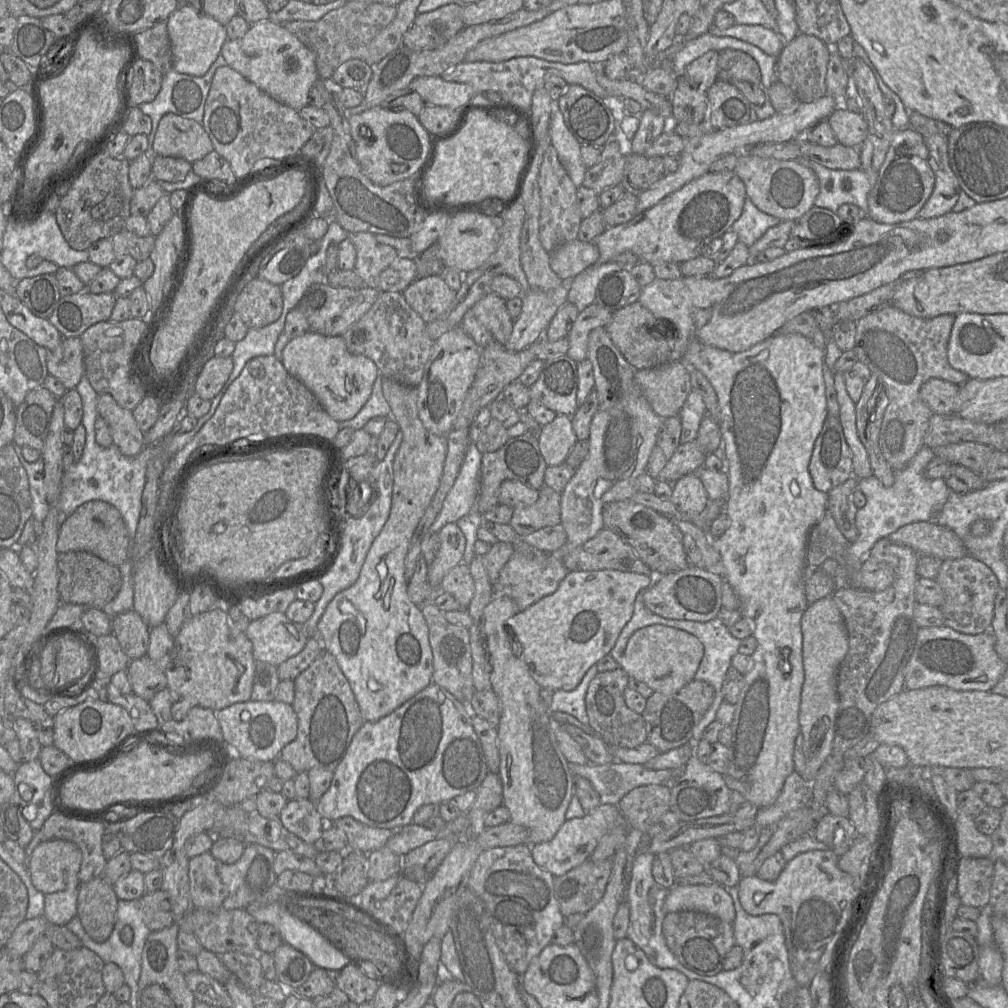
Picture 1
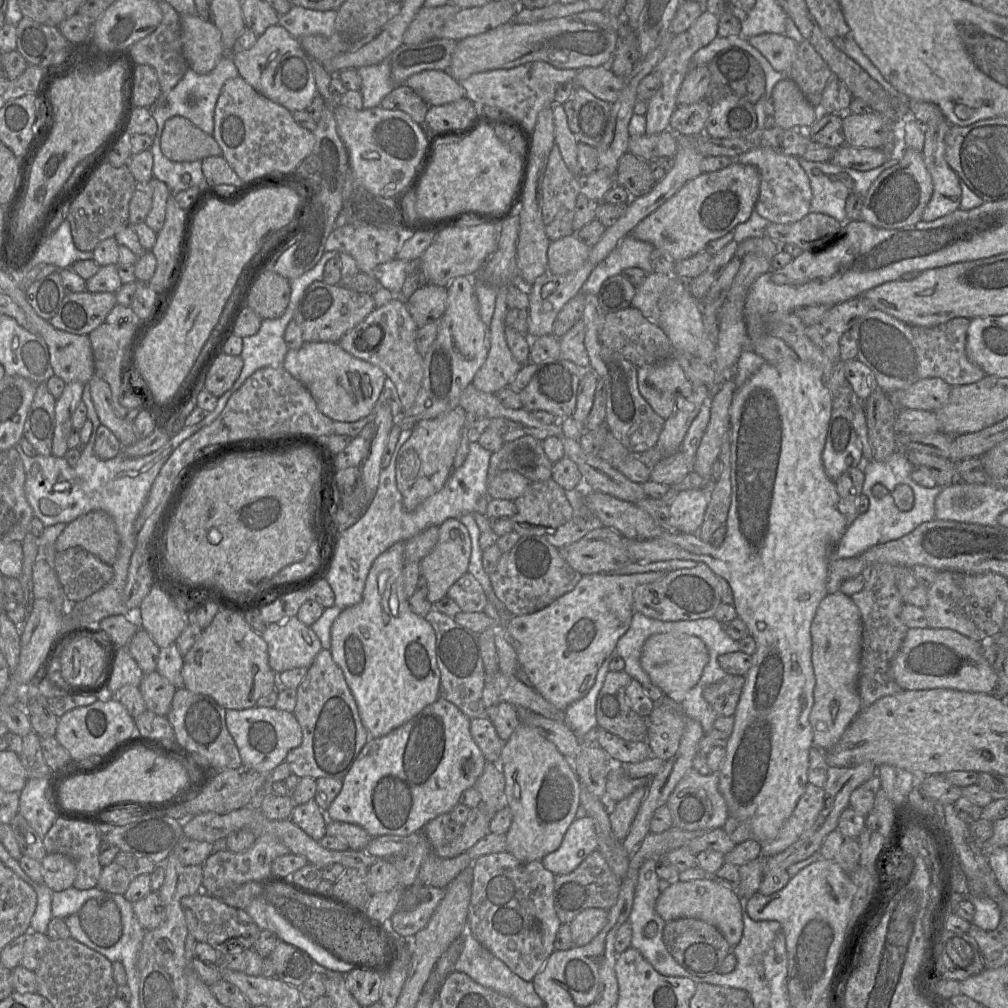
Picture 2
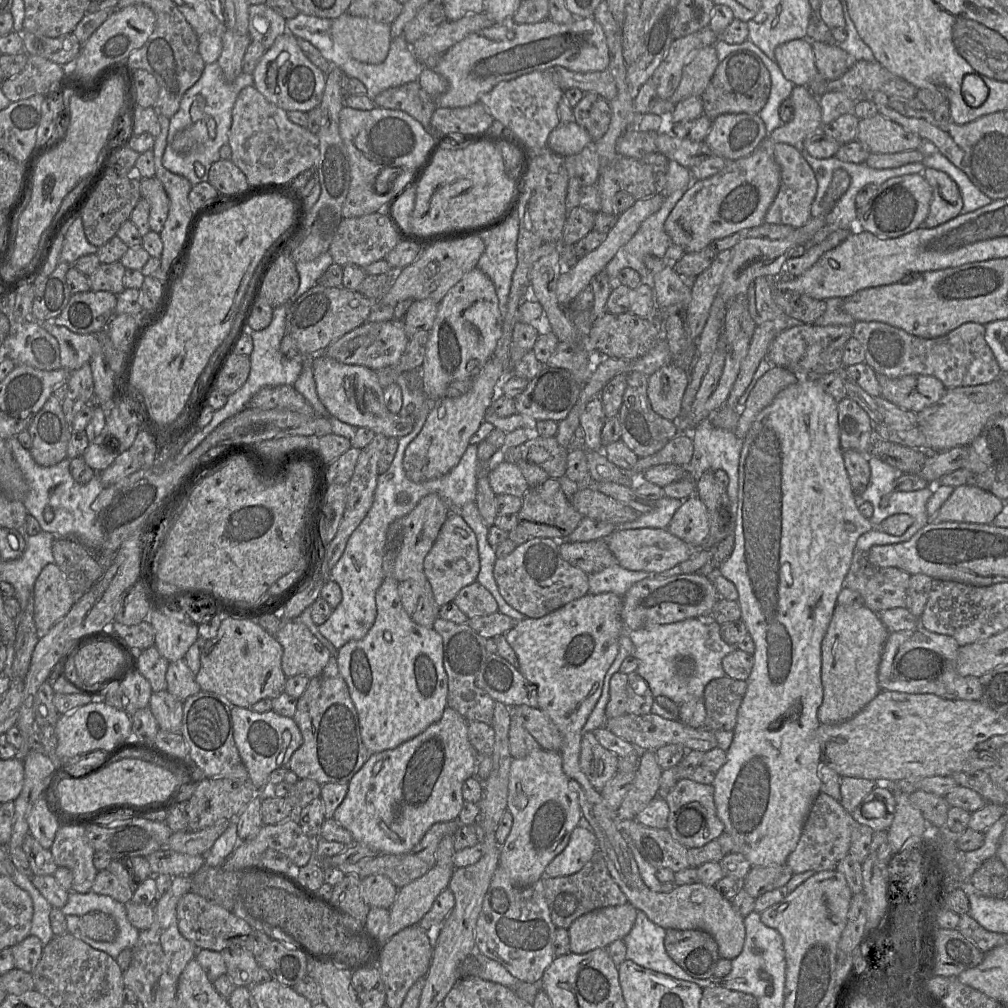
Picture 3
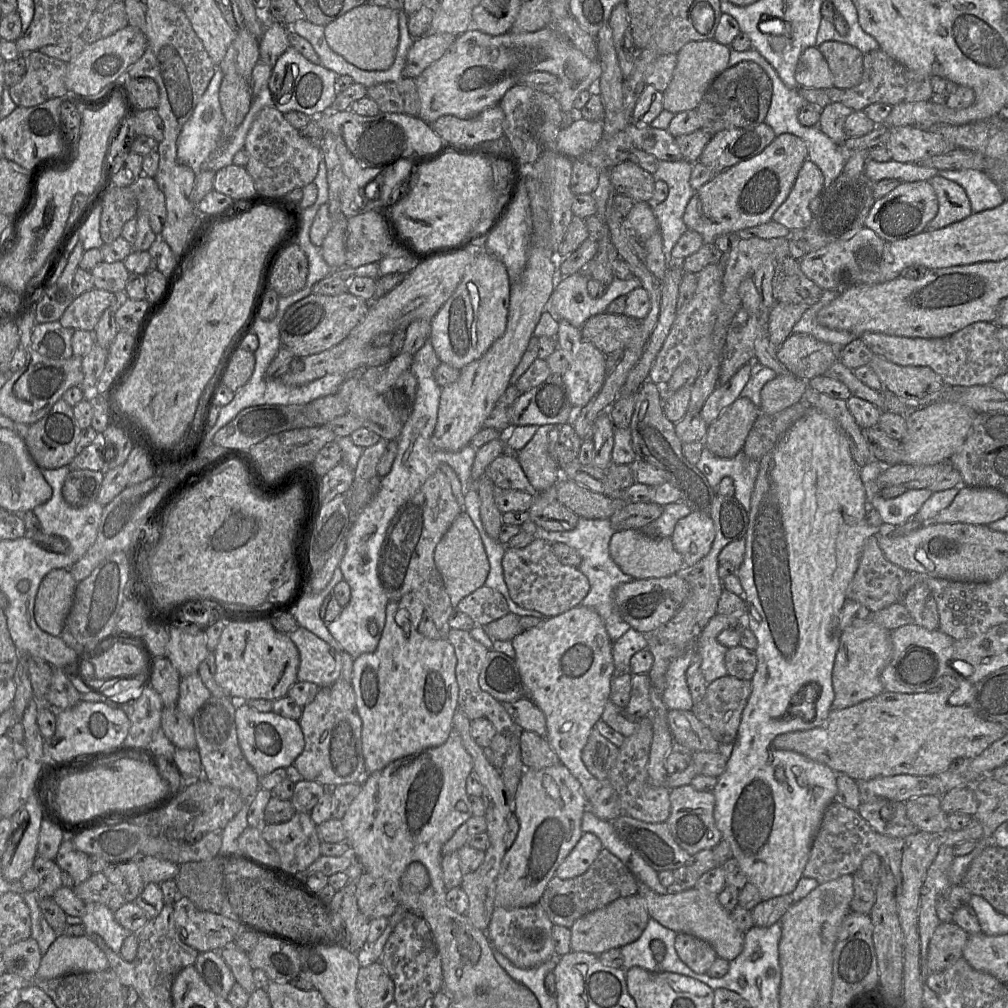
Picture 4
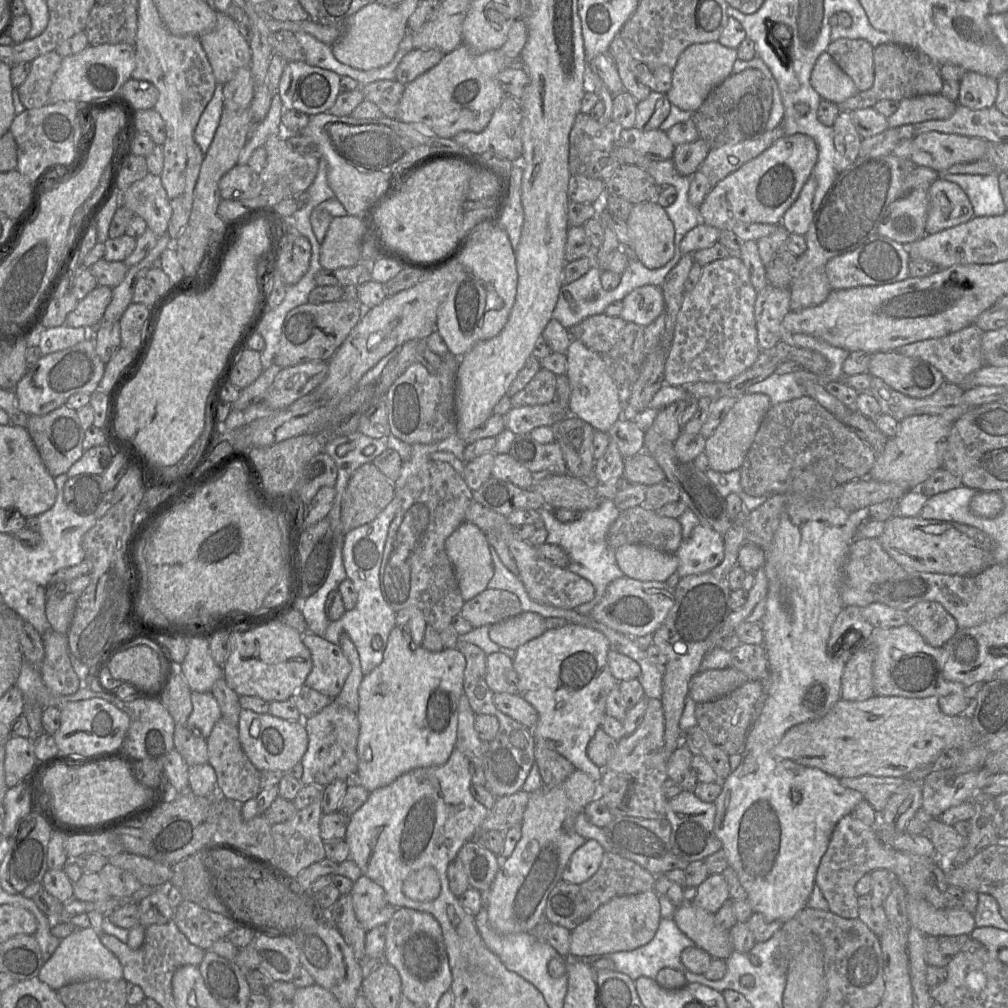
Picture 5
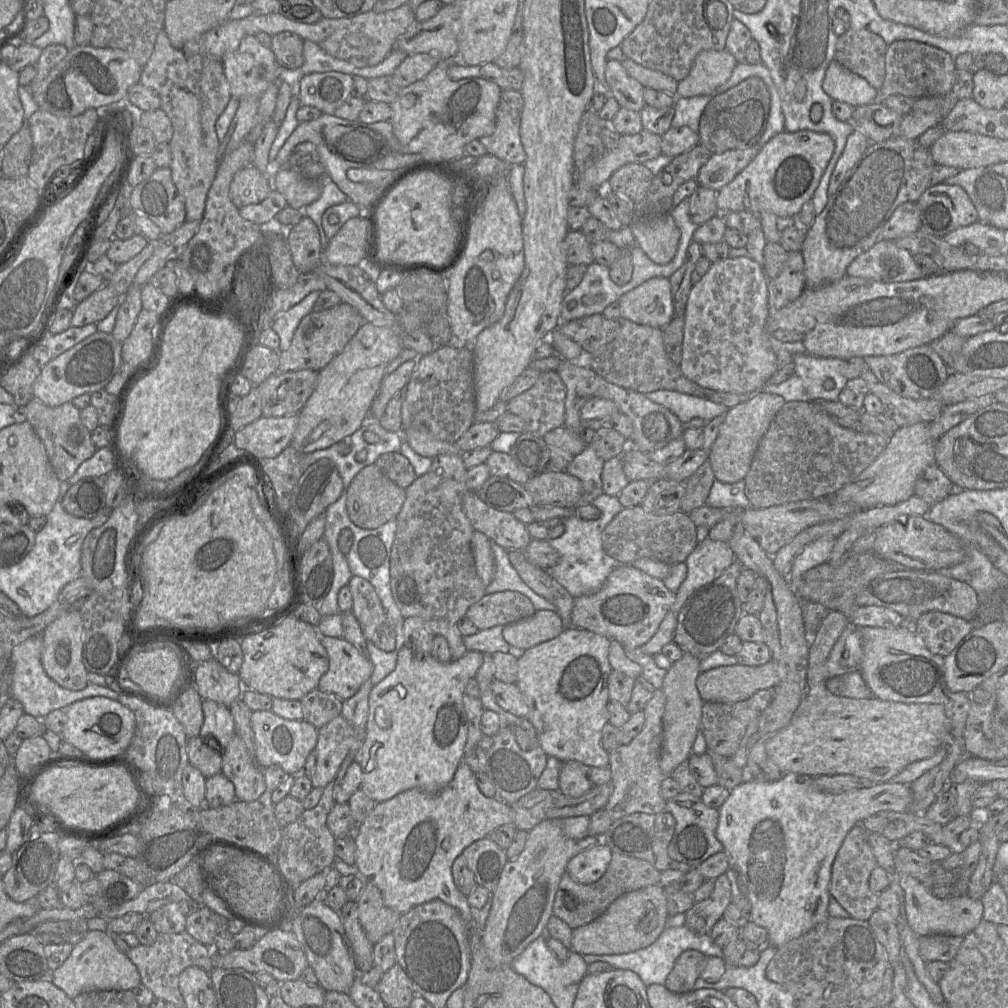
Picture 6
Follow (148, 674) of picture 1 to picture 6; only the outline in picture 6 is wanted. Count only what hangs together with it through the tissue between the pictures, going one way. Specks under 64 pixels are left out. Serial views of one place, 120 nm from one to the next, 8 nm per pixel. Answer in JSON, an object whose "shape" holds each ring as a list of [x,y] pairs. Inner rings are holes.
{"shape":[[[199,736],[189,737],[186,744],[189,765],[198,769],[205,778],[220,773],[222,766],[220,750],[213,751],[207,740],[202,741]]]}

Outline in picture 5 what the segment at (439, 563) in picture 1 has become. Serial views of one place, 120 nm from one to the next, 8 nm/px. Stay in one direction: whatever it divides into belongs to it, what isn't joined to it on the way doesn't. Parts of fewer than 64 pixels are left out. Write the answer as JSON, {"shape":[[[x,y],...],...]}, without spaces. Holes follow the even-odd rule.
{"shape":[[[468,521],[462,522],[445,542],[465,602],[487,589],[494,575],[489,546],[486,534]]]}

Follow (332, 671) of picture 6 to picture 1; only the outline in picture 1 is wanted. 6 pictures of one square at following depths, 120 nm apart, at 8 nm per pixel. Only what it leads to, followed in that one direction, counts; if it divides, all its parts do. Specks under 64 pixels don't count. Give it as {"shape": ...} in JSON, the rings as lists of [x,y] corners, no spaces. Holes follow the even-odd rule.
{"shape":[[[281,612],[251,621],[245,634],[252,643],[255,661],[274,666],[300,653],[309,638],[303,624],[290,620]]]}

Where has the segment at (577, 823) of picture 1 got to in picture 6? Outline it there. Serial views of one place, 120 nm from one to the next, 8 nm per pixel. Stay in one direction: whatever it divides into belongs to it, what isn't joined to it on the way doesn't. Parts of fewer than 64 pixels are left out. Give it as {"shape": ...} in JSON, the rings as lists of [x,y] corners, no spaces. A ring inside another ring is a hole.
{"shape":[[[601,842],[571,858],[565,872],[577,883],[592,884],[603,876],[611,858],[611,849]]]}

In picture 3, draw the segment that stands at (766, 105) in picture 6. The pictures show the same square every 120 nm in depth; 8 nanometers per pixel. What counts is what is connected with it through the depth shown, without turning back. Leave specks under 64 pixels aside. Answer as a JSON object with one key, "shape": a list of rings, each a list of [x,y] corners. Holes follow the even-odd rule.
{"shape":[[[748,50],[732,52],[719,62],[701,95],[703,114],[711,121],[722,114],[758,114],[768,100],[770,89],[769,71],[756,54]]]}

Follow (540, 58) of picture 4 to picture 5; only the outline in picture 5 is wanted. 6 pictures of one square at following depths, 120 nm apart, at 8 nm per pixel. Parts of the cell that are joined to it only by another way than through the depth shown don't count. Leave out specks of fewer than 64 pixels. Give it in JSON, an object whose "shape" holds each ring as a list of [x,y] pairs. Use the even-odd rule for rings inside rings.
{"shape":[[[462,43],[444,54],[433,68],[406,84],[396,119],[424,124],[443,138],[453,138],[461,131],[481,132],[506,95],[496,76],[509,66],[521,66],[519,59],[506,57],[500,49],[478,54]]]}

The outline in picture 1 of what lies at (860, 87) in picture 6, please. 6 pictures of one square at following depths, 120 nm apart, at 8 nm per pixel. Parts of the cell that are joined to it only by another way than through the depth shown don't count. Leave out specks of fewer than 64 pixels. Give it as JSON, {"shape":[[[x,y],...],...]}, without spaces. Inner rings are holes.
{"shape":[[[735,24],[726,29],[712,27],[709,32],[715,36],[729,36],[750,43],[764,53],[777,58],[787,43],[783,37],[770,28],[760,25]]]}

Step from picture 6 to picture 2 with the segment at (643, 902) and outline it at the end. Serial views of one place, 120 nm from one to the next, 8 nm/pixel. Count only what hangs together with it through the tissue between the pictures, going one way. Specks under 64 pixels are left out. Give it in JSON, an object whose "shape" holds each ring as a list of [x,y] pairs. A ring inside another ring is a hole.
{"shape":[[[587,908],[569,924],[573,946],[588,944],[603,929],[607,922],[608,910]]]}

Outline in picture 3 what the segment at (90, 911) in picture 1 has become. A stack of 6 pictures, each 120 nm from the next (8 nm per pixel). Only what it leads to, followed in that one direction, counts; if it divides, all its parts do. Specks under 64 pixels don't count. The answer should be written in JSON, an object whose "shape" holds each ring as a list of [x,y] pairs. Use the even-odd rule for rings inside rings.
{"shape":[[[90,911],[79,917],[79,931],[98,942],[113,942],[119,926],[113,916],[102,911]]]}

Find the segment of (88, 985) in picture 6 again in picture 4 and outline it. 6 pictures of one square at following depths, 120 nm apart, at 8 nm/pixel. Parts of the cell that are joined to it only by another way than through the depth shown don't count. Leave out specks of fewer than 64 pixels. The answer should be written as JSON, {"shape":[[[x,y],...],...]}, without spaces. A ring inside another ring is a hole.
{"shape":[[[58,934],[42,955],[36,977],[51,979],[73,973],[101,972],[109,967],[105,953],[88,936]]]}

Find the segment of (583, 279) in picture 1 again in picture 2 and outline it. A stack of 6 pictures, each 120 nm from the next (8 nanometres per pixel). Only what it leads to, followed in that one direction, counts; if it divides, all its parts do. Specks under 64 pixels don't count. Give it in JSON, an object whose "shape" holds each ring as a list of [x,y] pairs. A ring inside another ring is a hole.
{"shape":[[[631,235],[626,236],[607,258],[593,269],[579,293],[597,295],[606,279],[619,275],[626,268],[637,267],[643,269],[647,274],[652,273],[651,253],[653,250],[652,244]]]}

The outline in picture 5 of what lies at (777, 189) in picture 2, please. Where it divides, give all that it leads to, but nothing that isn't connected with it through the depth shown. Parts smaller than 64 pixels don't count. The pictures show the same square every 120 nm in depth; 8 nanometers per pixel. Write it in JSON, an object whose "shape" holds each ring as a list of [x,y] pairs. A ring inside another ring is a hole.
{"shape":[[[813,173],[806,180],[797,199],[786,210],[781,219],[781,225],[789,234],[804,235],[813,218],[811,203],[816,190],[817,180]]]}

